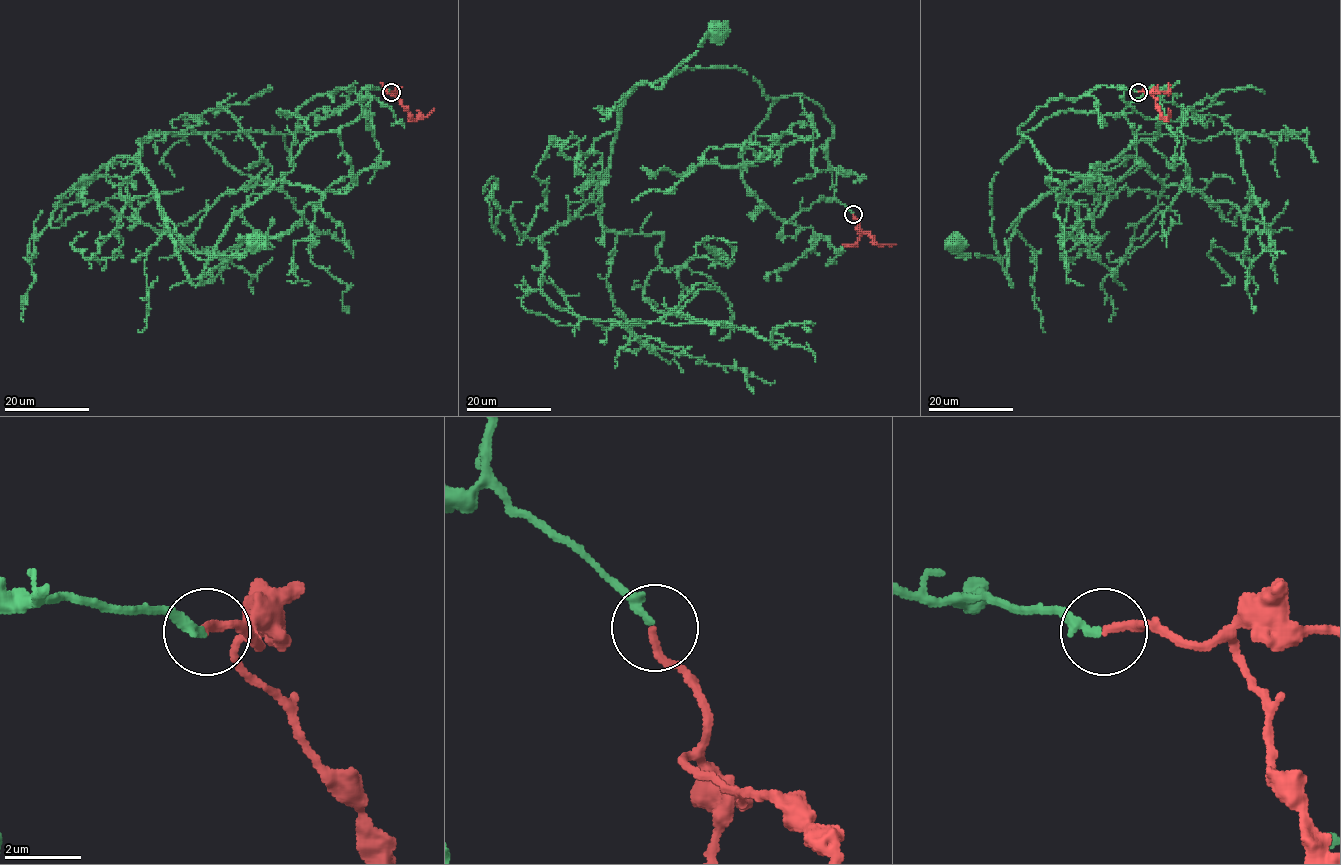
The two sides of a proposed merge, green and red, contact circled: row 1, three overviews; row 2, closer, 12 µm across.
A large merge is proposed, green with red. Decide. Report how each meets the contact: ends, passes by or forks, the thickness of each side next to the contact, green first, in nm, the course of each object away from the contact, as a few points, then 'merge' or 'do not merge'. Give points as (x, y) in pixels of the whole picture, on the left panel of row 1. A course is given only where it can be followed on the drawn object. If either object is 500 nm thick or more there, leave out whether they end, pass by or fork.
green ends | red ends | 240/200 nm | green via (391, 92), (369, 85), (357, 119), (305, 141), (233, 215), (210, 259), (236, 257), (258, 241) | red via (391, 92), (396, 93), (394, 95), (413, 119), (427, 116), (434, 109) | merge

